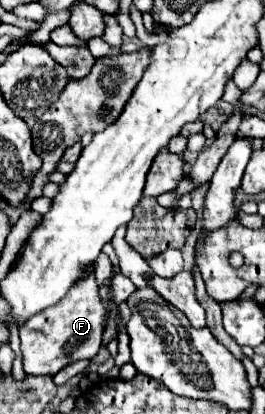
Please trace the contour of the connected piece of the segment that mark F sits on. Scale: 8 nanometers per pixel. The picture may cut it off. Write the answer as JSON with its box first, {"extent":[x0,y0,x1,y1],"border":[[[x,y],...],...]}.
{"extent":[20,274,104,376],"border":[[[90,274],[88,278],[76,282],[72,292],[68,292],[60,304],[28,318],[20,326],[24,372],[28,376],[54,376],[80,358],[94,358],[102,344],[102,320],[104,306],[98,296],[94,274]]]}

